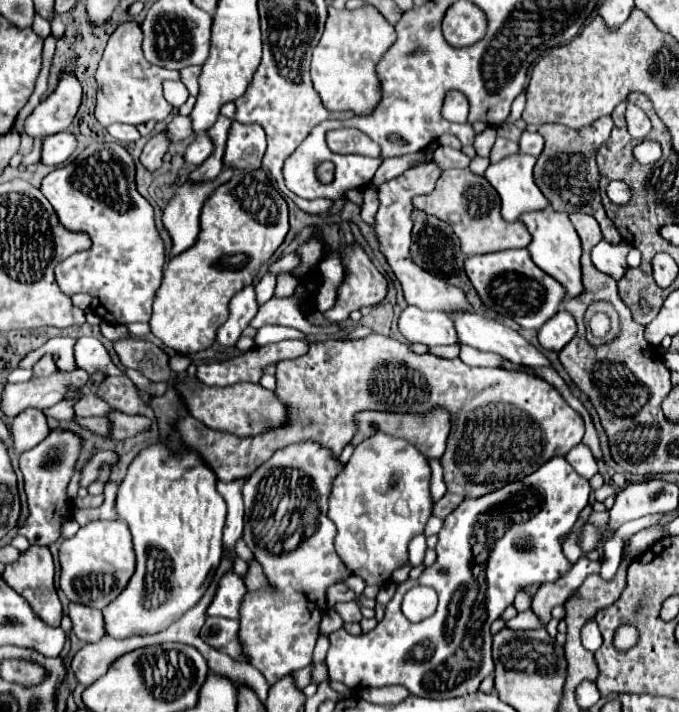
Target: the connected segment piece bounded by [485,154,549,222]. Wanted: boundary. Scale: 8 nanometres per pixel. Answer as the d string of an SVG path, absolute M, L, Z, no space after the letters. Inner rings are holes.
M511 154L497 164L489 164L485 178L501 198L501 216L515 222L527 210L549 208L547 198L533 182L535 158L529 154Z

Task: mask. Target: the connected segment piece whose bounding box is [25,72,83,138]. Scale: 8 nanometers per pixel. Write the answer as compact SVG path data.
M69 72L63 74L57 90L39 102L39 106L25 118L25 134L31 138L45 138L63 132L71 126L83 88Z

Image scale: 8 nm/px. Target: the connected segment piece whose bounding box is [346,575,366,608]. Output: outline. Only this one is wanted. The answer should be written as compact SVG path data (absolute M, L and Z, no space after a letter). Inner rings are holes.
M351 575L347 579L347 587L352 589L355 593L354 601L356 602L357 606L359 608L362 607L362 604L360 602L360 595L363 593L363 590L366 587L366 584L362 578L359 578L359 576Z

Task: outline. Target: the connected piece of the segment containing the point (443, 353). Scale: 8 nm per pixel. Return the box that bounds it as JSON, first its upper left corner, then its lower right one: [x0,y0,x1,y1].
[429,344,461,358]

